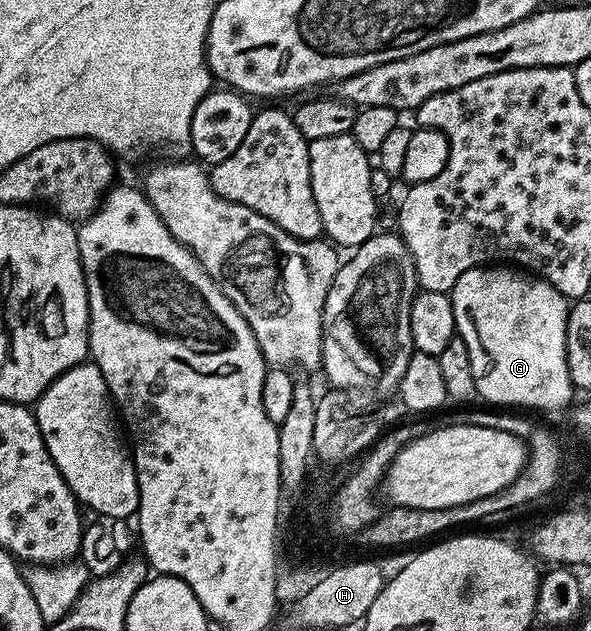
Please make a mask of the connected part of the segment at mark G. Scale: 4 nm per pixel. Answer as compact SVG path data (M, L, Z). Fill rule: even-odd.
M497 263L476 265L471 271L463 271L463 275L459 275L459 283L455 283L451 300L457 324L455 333L463 339L463 343L467 343L478 398L486 397L490 401L488 404L493 407L526 405L529 409L559 411L574 400L573 380L567 367L570 302L555 287L551 287L551 283L539 276L529 276L516 268L502 267Z

